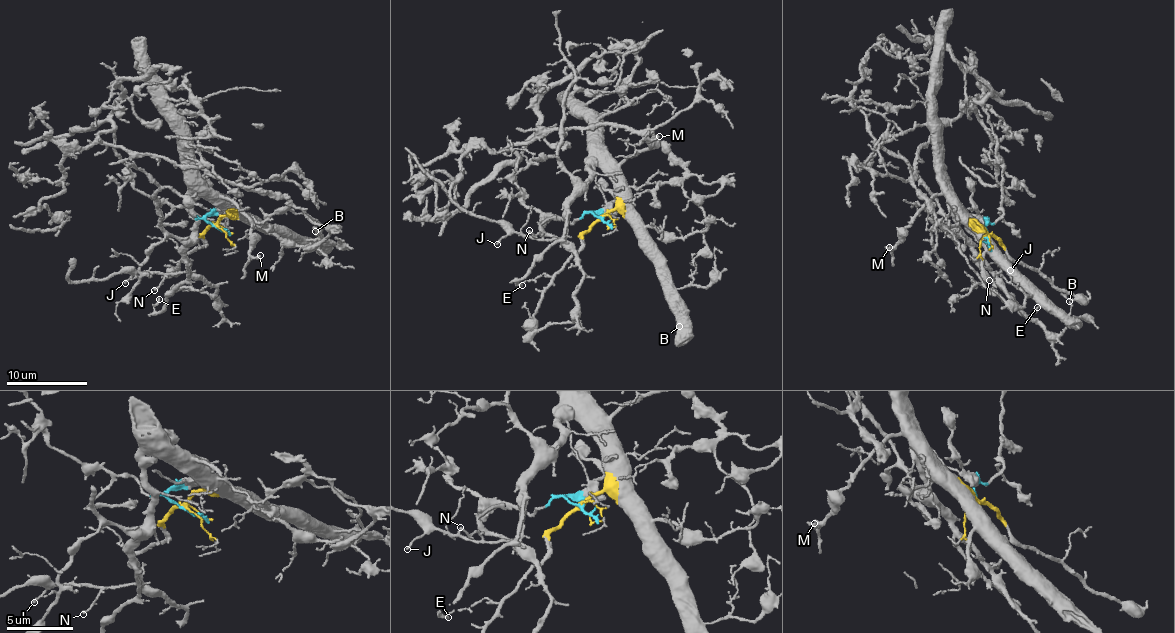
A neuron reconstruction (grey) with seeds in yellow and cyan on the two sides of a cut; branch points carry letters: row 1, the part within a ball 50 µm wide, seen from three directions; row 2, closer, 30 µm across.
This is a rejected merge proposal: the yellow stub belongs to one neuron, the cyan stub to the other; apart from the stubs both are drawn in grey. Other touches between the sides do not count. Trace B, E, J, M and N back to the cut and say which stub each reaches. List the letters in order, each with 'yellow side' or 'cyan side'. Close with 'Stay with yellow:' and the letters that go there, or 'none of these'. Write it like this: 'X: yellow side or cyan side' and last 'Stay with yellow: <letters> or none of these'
B: yellow side
E: yellow side
J: yellow side
M: yellow side
N: yellow side
Stay with yellow: B, E, J, M, N

